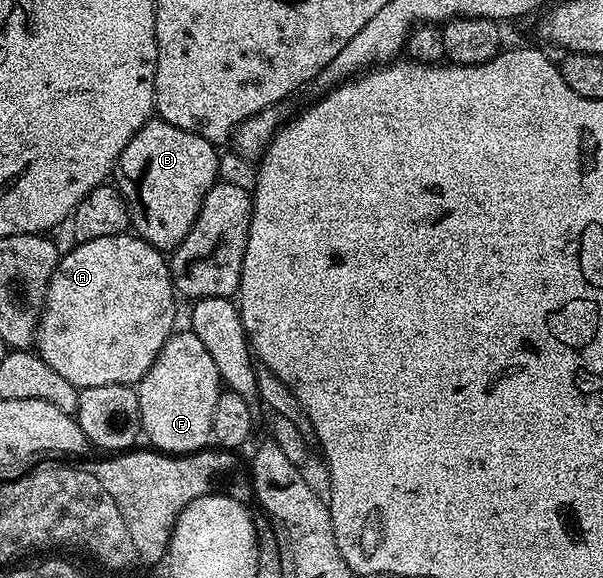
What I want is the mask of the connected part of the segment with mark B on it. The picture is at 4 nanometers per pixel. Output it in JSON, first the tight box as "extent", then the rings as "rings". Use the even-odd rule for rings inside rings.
{"extent":[116,119,219,251],"rings":[[[151,119],[144,123],[144,127],[134,129],[129,134],[116,166],[117,172],[122,172],[122,178],[116,181],[116,187],[126,198],[133,232],[157,249],[172,251],[176,248],[184,235],[192,231],[192,223],[196,223],[196,215],[200,215],[204,195],[208,195],[214,182],[219,180],[219,156],[219,150],[208,139],[161,119]]]}

